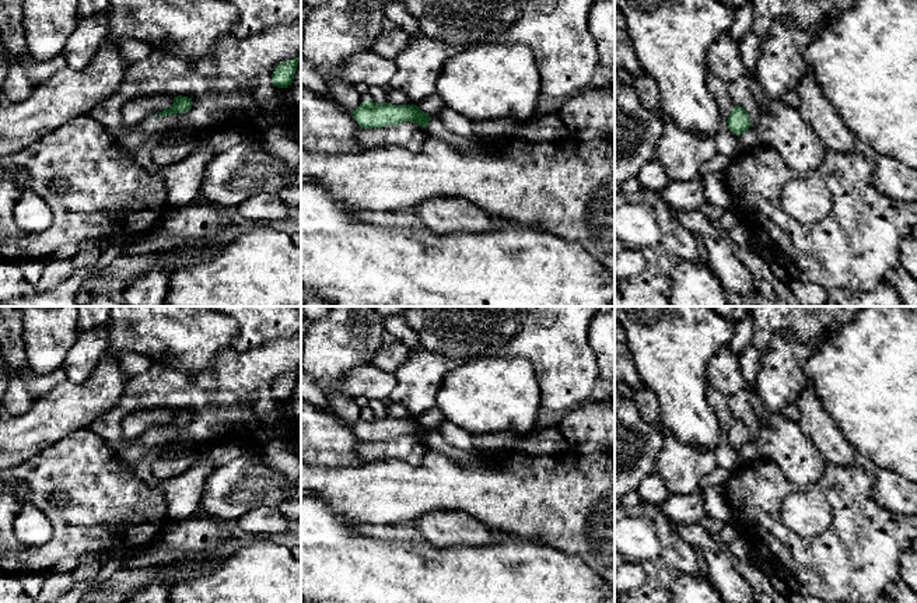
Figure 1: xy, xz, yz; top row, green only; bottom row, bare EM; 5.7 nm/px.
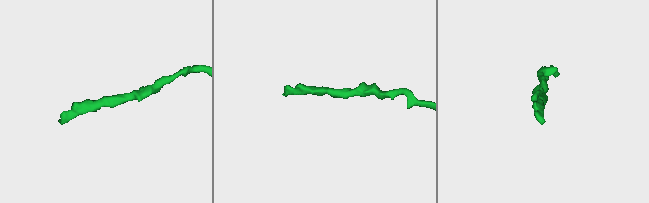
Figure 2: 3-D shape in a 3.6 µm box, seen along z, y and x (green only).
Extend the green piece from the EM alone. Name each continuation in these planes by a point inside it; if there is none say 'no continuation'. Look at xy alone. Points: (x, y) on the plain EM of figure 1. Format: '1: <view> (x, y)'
no continuation

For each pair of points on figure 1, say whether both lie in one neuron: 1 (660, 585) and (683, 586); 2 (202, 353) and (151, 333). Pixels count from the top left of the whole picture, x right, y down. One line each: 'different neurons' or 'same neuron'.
1: different neurons
2: same neuron

